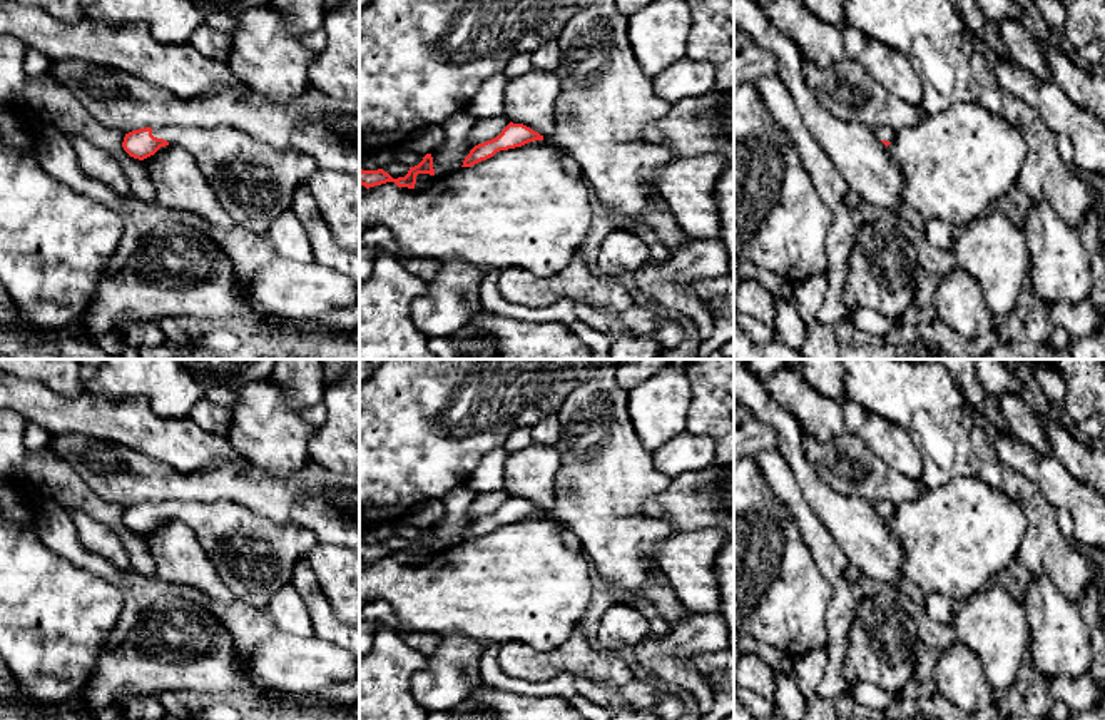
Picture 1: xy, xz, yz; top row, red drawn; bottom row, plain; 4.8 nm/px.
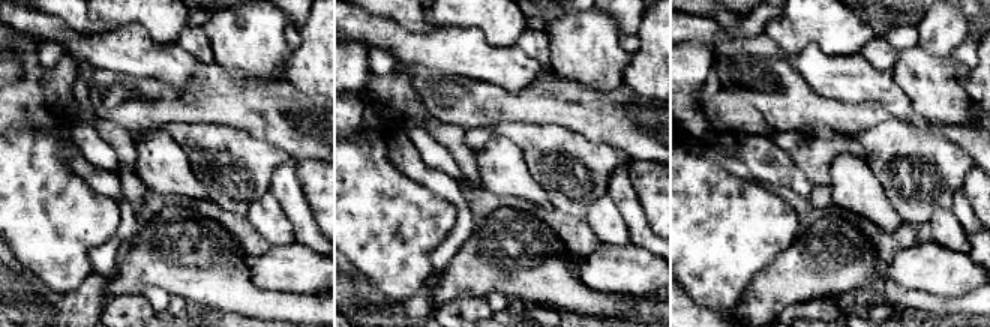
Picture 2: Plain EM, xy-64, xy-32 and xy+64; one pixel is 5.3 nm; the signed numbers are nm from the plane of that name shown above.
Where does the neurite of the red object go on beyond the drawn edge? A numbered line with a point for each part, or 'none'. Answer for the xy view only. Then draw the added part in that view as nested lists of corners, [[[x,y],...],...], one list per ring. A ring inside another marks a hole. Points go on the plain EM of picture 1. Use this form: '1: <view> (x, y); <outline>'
1: xy (254, 557); [[[152,501],[152,510],[186,523],[232,595],[256,608],[266,608],[274,591],[293,583],[296,565],[319,543],[313,531],[274,523],[236,501]]]

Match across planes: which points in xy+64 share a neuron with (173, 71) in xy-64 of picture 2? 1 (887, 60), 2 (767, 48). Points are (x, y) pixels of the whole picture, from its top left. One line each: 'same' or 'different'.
1: different
2: same

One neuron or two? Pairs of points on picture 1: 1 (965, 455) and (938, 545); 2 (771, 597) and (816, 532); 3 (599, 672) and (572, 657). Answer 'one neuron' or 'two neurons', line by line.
1: two neurons
2: two neurons
3: one neuron

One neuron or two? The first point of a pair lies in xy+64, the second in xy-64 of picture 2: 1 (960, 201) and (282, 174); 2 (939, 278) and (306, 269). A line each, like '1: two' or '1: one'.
1: one
2: one

